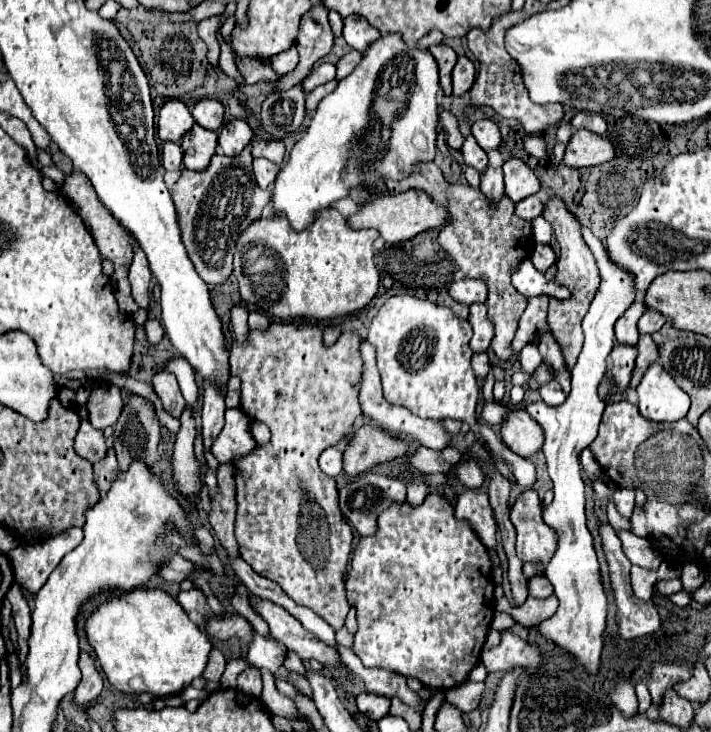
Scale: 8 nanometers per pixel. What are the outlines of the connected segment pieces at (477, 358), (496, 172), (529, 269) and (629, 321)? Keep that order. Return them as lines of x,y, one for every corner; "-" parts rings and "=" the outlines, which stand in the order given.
483,352
483,354
473,354
473,358
471,358
471,368
473,368
473,372
475,372
475,376
477,376
477,380
483,380
485,376
487,376
487,372
489,372
489,356
=
487,166
487,170
481,174
481,186
479,186
479,190
487,198
491,198
493,202
497,202
503,196
503,170
=
530,258
519,264
517,272
513,272
513,286
523,296
549,296
555,300
567,300
567,288
557,284
555,278
547,278
533,266
=
633,302
625,314
617,320
615,324
615,336
621,344
631,344
635,346
639,342
639,330
637,330
637,322
639,316
643,316
643,312
647,312
645,302

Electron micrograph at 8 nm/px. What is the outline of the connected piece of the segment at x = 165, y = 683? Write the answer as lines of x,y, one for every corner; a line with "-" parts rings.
135,588
131,592
119,592
105,598
105,602
99,604
85,620
85,634
107,680
125,694
149,692
155,698
179,694
191,684
193,678
203,674
211,652
209,636
197,624
193,624
179,602
161,588

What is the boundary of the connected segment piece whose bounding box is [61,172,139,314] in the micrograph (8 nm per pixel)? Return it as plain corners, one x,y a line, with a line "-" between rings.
81,172
69,174
67,180
65,180
65,184
63,184
63,188
61,188
61,192
67,196
67,200
73,204
73,208
77,210
77,214
83,218
83,222
85,222
85,226
89,228
93,240
97,242
97,248
99,248
101,256
103,256
103,258
109,258
109,260
113,262
113,266
115,266
113,278
115,278
115,288
117,288
117,290
115,290
115,298
117,298
119,308
121,308
123,312
127,310
127,314
133,314
139,306
135,304
135,300
133,300
133,296
131,296
131,286
129,286
129,280
127,280
129,264
125,264
125,262
131,262
131,260
133,260
133,244
135,244
135,240
129,236
127,230
123,230
123,228
117,224
117,220
115,220
115,218
107,212
107,208
99,202
99,198
97,198
93,186
89,184
89,180
87,180
85,176
81,176

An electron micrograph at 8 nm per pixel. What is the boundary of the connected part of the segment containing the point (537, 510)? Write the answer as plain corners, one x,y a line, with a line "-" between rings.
523,490
511,506
511,522
517,530
517,556
523,562
547,564
555,552
555,532
541,518
543,504
535,490

